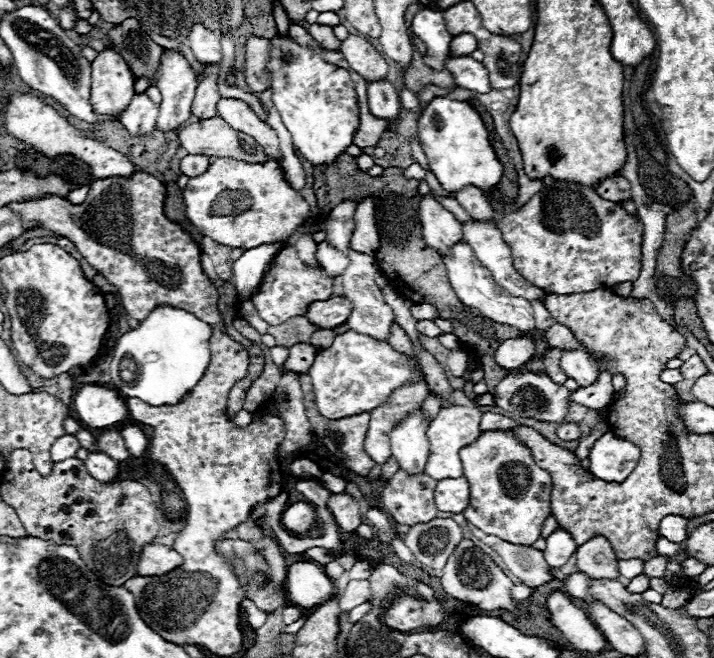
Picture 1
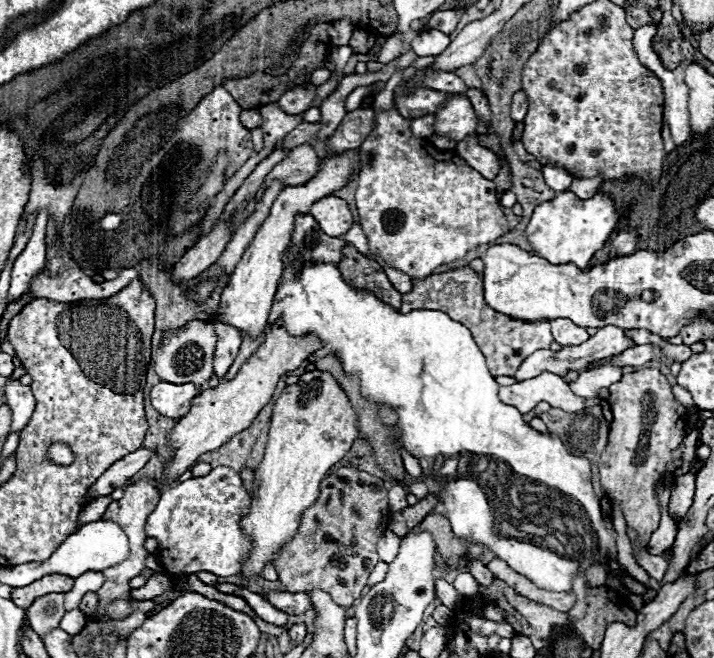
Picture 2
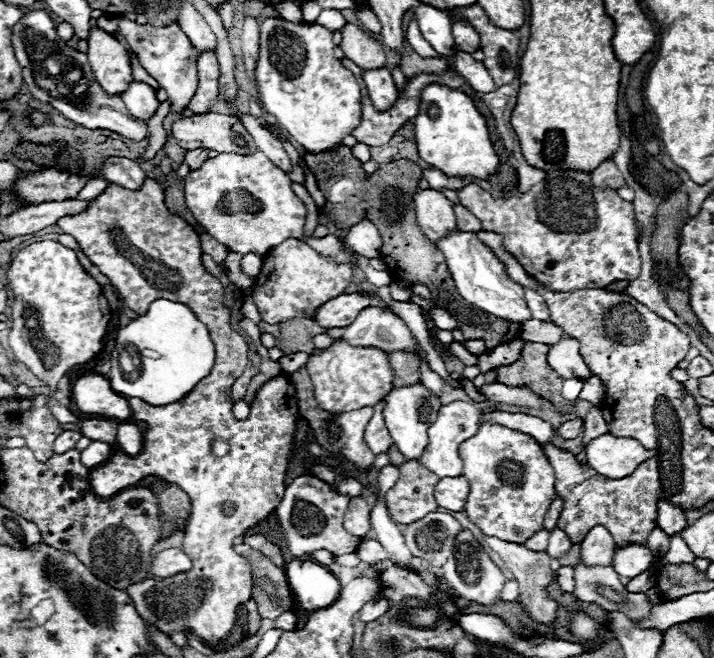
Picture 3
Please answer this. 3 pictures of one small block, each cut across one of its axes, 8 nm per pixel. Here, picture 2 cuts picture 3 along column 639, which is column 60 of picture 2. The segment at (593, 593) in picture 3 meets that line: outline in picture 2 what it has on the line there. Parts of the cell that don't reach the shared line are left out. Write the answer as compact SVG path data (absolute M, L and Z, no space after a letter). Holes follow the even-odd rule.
M46 594L34 600L34 604L28 608L28 620L36 634L46 634L46 630L52 630L60 624L64 610L64 594Z

